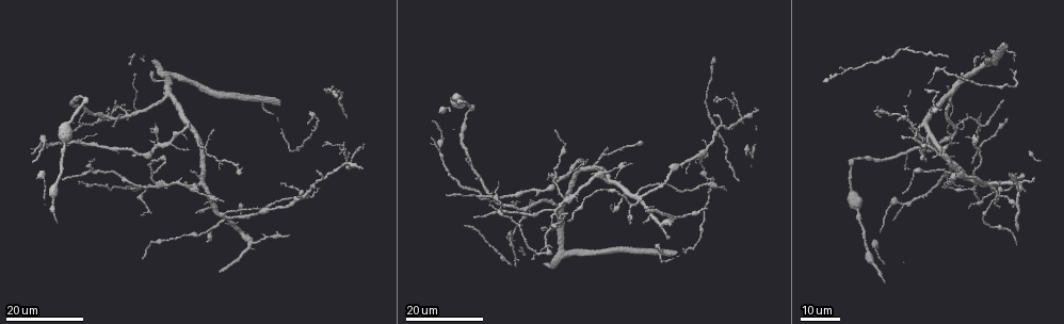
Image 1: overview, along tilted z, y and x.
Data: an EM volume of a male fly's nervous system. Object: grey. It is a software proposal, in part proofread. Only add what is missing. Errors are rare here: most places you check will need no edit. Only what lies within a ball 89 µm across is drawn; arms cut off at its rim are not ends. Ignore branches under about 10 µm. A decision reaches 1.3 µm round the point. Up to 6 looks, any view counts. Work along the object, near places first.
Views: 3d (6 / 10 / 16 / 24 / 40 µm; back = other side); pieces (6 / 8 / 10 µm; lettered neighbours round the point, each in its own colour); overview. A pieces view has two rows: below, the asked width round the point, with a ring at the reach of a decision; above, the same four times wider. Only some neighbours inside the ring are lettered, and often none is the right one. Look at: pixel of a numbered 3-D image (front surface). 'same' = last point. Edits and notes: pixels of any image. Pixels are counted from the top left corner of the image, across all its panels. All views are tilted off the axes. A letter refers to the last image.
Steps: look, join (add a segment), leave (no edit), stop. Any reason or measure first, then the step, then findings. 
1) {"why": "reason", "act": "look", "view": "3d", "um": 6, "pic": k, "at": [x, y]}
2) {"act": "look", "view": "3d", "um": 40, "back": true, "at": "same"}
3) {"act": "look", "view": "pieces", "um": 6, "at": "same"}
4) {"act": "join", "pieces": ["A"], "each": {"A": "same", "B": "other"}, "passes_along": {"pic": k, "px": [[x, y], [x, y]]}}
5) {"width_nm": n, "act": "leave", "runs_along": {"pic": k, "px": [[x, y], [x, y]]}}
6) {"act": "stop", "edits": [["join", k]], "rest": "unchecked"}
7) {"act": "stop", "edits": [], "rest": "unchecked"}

{"act": "look", "view": "3d", "um": 24, "pic": 1, "at": [154, 172]}

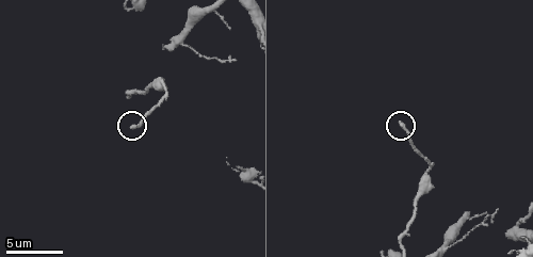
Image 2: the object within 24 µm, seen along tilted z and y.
{"act": "look", "view": "pieces", "um": 6, "pic": 2, "at": [133, 128]}

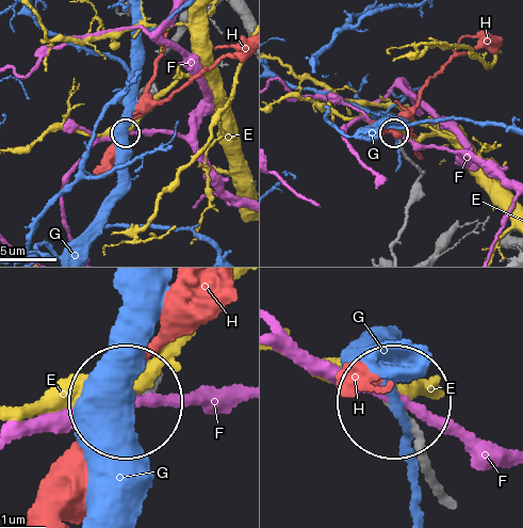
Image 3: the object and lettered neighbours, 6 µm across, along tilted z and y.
{"act": "leave", "each": {"E": "other", "F": "other", "G": "other", "H": "other"}, "runs_along": {"pic": 3, "px": [[442, 488], [396, 404]]}, "found": "no lettered segment goes on from it"}

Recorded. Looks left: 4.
{"why": "an open end", "act": "look", "view": "3d", "um": 24, "pic": 1, "at": [239, 175]}

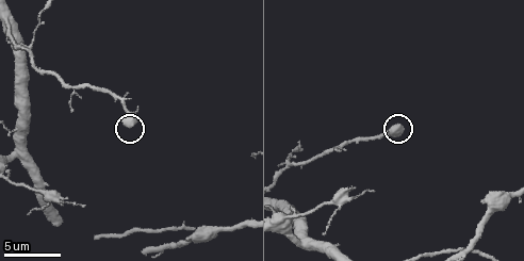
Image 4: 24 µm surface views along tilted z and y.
{"why": "see the neighbours", "act": "look", "view": "pieces", "um": 8, "pic": 4, "at": [131, 125]}

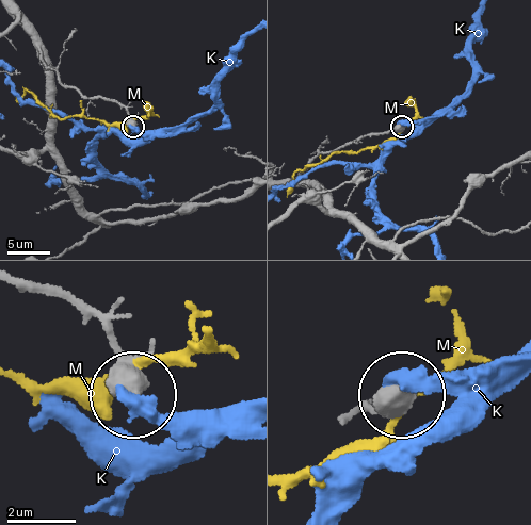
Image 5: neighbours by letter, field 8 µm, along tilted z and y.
{"act": "leave", "each": {"K": "other", "M": "other"}, "runs_along": {"pic": 5, "px": [[23, 284], [58, 289], [100, 327], [131, 392]]}, "found": "none of them fits"}

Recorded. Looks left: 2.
{"why": "thin end", "act": "look", "view": "3d", "um": 16, "pic": 1, "at": [714, 117]}

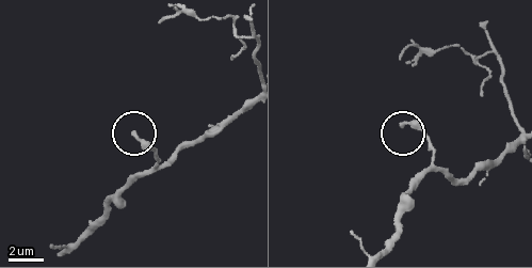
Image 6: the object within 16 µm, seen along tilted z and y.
{"act": "look", "view": "pieces", "um": 8, "pic": 6, "at": [404, 126]}

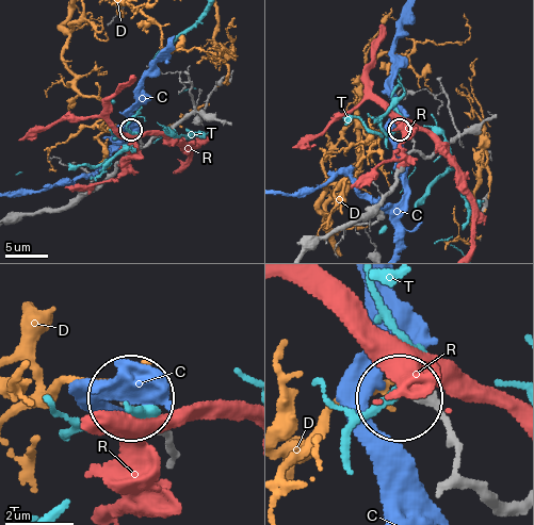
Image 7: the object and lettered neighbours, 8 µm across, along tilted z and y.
{"width_nm": 180, "act": "leave", "each": {"C": "other", "D": "other", "R": "other", "T": "other"}, "found": "no lettered segment goes on from it"}

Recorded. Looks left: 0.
{"act": "stop", "edits": [], "rest": "unchecked"}

